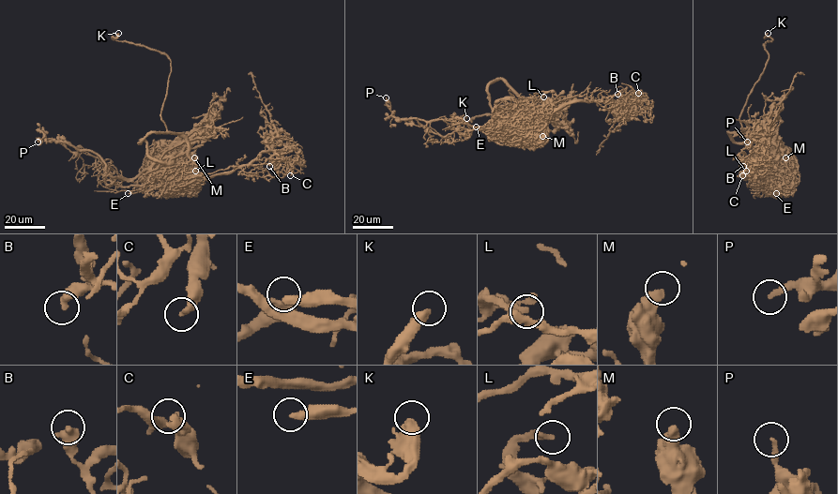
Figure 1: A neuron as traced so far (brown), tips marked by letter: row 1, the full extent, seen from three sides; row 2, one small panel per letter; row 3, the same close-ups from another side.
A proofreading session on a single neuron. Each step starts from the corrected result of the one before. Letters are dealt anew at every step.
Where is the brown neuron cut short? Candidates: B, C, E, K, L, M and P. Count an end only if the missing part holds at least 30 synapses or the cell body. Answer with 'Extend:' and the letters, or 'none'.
Extend: E, K

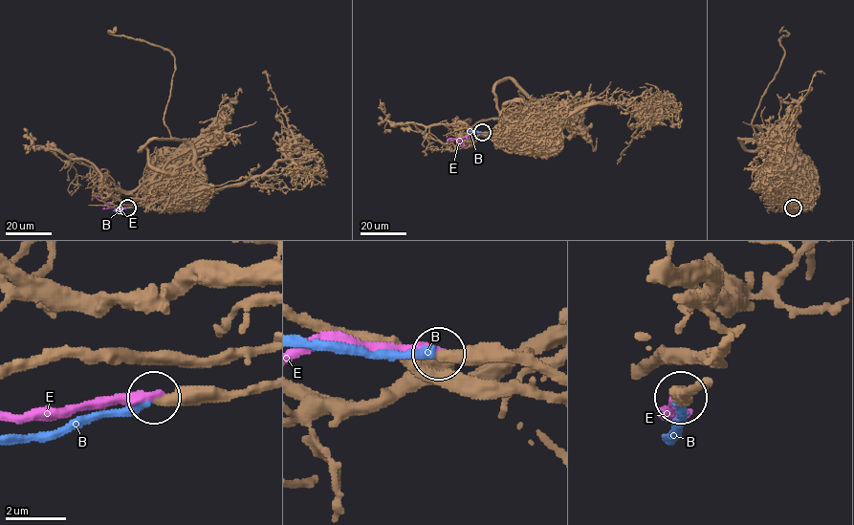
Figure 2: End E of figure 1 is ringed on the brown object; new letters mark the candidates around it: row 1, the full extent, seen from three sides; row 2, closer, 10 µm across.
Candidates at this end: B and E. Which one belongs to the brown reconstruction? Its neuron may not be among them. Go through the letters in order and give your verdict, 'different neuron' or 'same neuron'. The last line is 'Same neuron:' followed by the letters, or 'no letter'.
B: different neuron
E: same neuron
Same neuron: E

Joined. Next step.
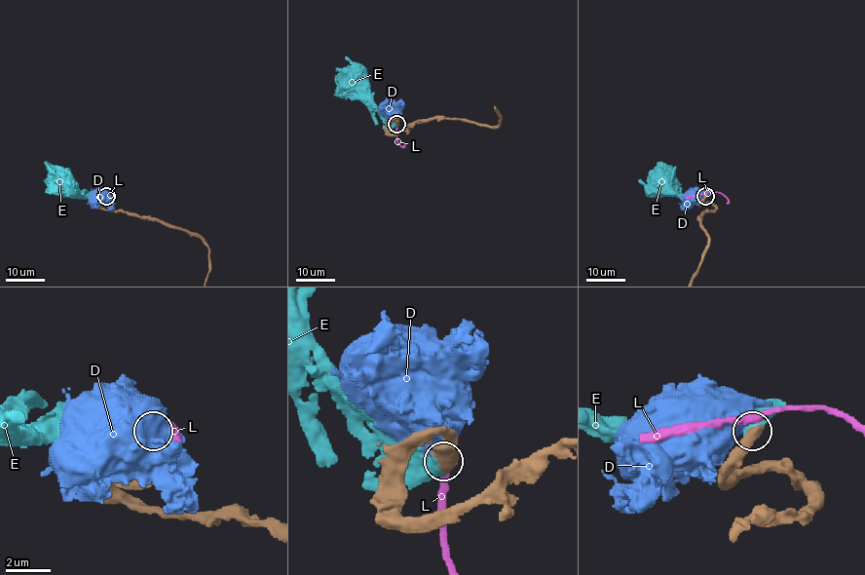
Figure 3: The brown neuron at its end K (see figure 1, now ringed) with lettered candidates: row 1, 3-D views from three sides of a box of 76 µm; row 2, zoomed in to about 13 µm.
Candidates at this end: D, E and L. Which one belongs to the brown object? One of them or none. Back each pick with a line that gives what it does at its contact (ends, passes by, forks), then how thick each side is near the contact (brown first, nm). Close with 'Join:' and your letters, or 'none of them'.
E: it ends | 700/600 nm
Join: E

